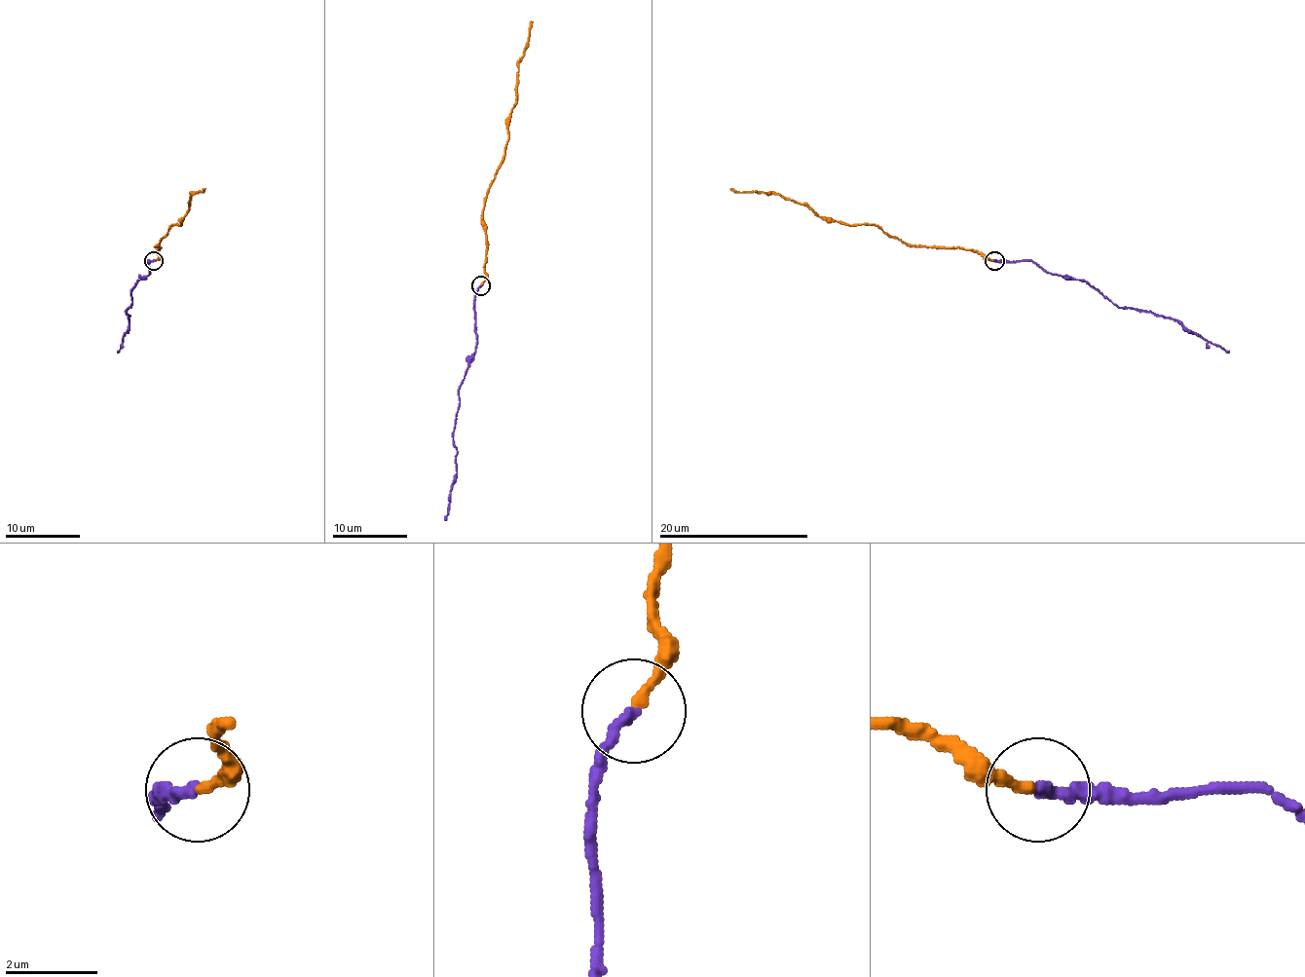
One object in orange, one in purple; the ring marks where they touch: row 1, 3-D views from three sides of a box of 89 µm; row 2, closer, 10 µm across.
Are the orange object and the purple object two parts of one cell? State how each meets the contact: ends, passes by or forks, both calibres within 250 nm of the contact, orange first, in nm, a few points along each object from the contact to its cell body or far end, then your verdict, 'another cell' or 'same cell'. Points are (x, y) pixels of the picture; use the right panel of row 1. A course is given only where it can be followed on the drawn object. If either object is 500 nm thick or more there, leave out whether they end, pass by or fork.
orange ends; purple ends; calibres 260 and 260 nm; course orange (992, 260), (961, 246), (914, 246), (873, 224), (826, 220), (805, 206), (773, 193), (736, 193), (730, 189); course purple (994, 260), (1032, 260), (1049, 273), (1087, 281), (1118, 307), (1150, 311), (1178, 320), (1229, 352); same cell

